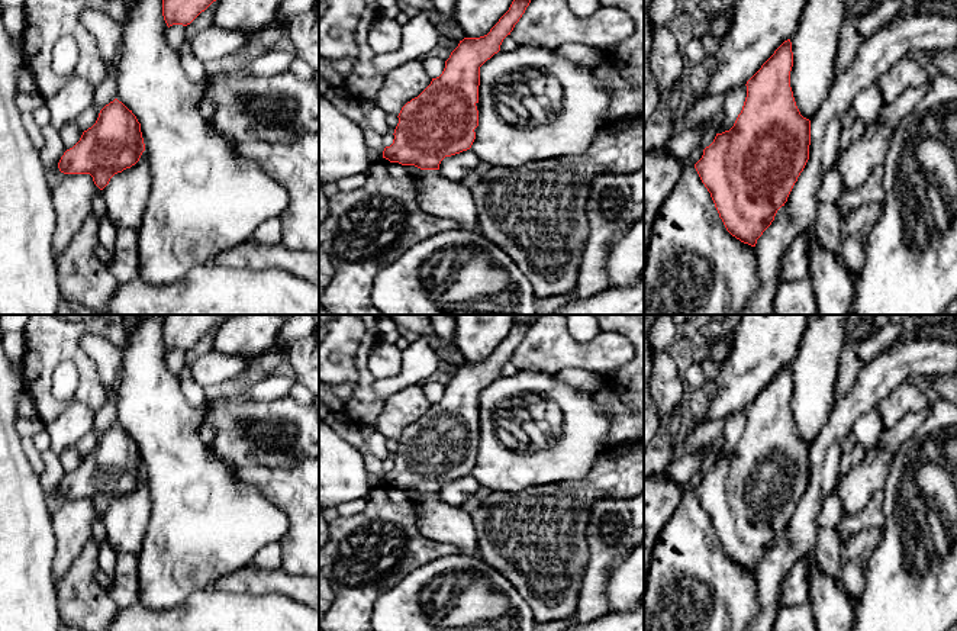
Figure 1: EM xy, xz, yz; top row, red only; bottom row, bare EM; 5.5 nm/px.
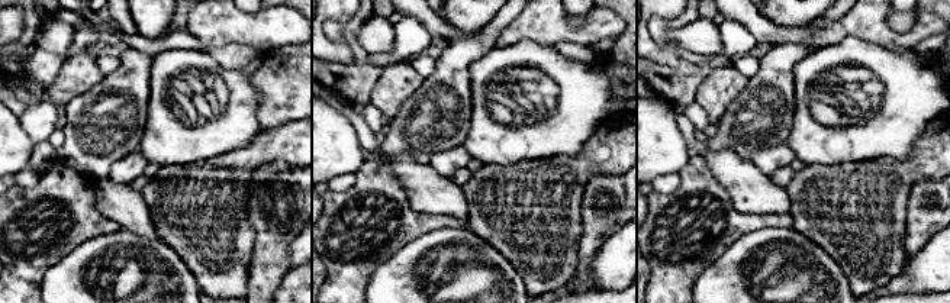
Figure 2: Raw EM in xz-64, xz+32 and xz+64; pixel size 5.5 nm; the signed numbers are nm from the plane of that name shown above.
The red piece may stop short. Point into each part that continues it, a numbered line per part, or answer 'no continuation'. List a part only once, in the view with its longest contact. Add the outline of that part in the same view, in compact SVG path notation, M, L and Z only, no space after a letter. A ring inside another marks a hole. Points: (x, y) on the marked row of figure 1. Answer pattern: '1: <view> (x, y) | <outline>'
no continuation

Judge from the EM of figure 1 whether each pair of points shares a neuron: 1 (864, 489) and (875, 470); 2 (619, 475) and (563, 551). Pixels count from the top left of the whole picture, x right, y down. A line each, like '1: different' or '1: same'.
1: same
2: same

